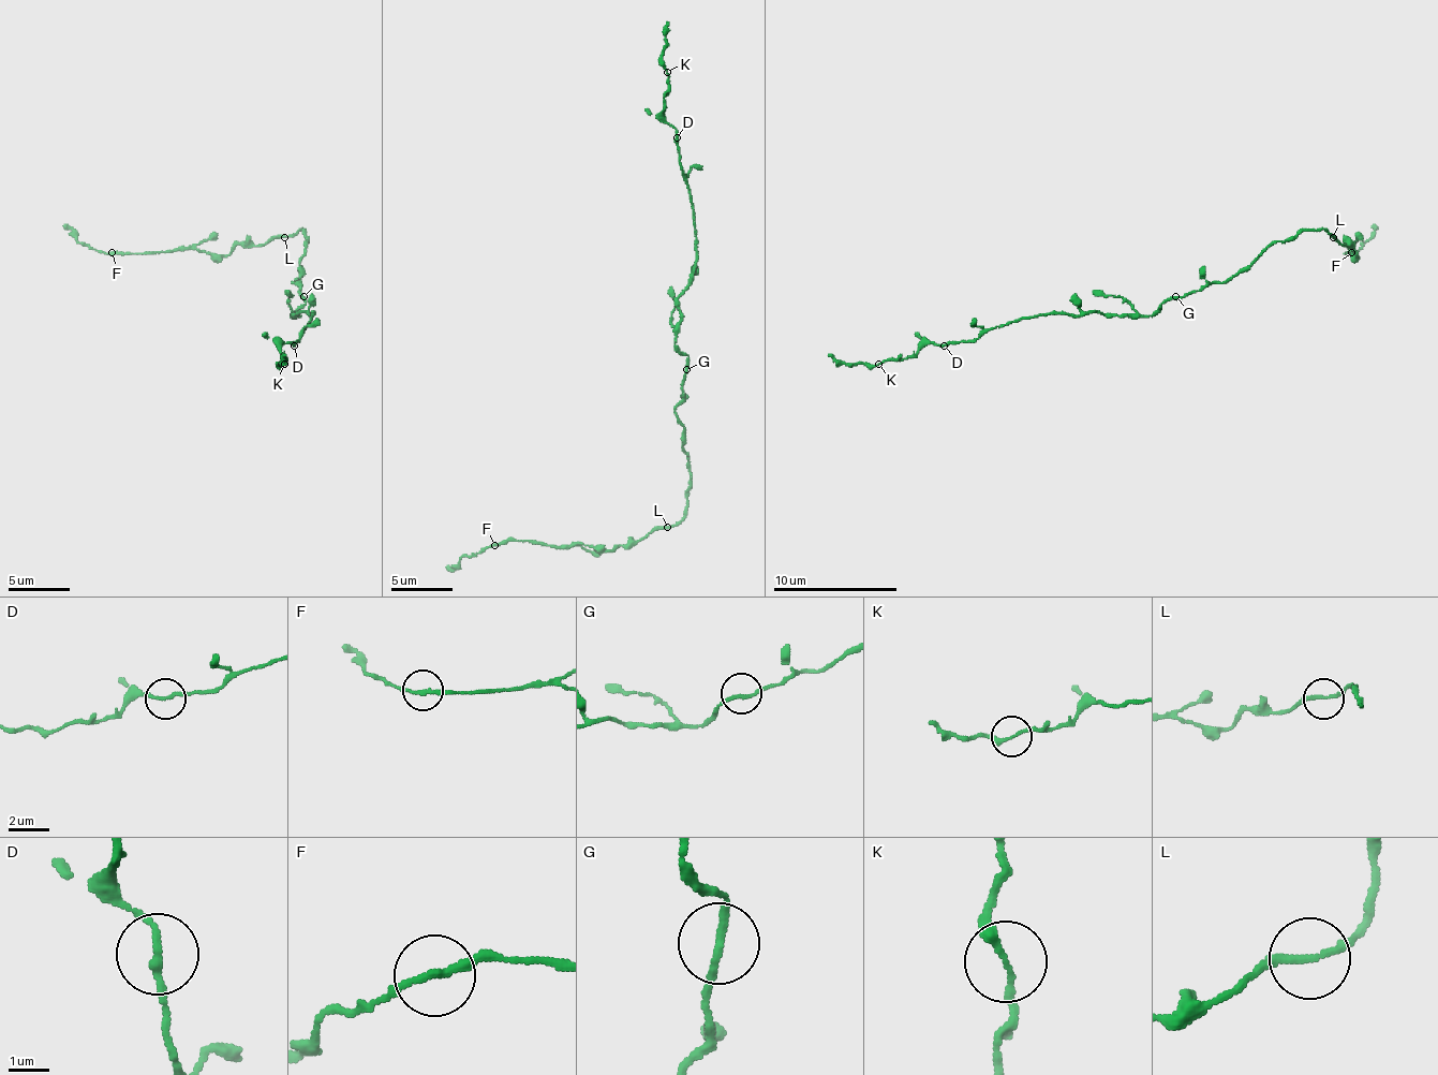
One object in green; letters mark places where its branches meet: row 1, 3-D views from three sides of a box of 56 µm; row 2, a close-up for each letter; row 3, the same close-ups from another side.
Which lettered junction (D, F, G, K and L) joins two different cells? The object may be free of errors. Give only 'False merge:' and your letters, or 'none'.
False merge: none

